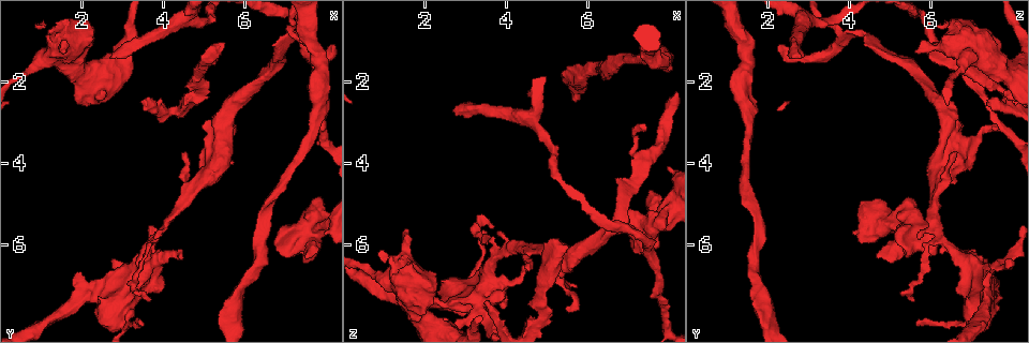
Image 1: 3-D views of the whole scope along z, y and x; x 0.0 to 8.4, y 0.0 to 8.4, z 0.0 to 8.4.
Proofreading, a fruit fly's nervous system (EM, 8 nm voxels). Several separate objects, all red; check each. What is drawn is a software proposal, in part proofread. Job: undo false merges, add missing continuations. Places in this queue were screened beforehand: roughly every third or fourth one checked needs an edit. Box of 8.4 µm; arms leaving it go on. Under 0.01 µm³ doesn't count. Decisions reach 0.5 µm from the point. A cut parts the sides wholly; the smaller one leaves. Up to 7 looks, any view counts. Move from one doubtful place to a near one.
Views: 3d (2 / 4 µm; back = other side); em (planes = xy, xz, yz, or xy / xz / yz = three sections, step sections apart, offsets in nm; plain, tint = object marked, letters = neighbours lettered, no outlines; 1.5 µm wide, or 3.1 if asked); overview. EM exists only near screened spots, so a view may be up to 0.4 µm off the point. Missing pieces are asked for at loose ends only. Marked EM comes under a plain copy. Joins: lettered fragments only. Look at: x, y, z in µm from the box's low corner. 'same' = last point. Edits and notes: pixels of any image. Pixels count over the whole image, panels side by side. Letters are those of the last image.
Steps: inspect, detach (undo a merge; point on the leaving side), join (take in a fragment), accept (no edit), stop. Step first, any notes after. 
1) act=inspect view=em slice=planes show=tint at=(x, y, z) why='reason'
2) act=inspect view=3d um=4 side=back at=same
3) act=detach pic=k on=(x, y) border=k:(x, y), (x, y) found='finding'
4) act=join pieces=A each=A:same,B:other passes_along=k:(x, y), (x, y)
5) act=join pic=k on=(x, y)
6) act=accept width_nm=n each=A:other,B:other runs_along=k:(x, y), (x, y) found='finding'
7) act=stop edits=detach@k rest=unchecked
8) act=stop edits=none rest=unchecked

act=inspect view=em slice=xy step=8 show=letters at=(3.50, 7.95, 5.60) why='free end'

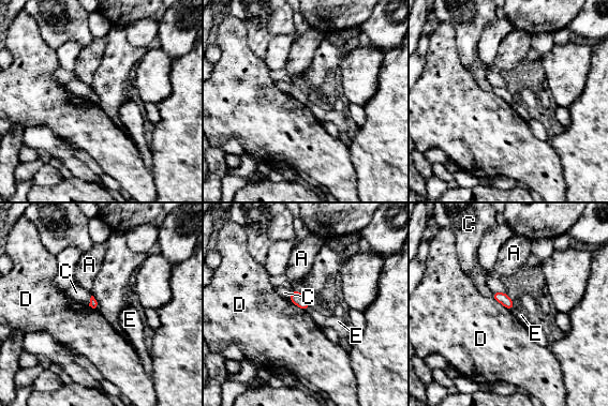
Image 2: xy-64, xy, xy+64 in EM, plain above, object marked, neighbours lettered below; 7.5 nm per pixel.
act=accept each=A:other,C:other,D:other,E:other border=2:(491, 297), (510, 311) found='none of them fits'

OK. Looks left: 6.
act=inspect view=3d um=4 at=(3.30, 6.50, 7.50) why='sudden change in width'

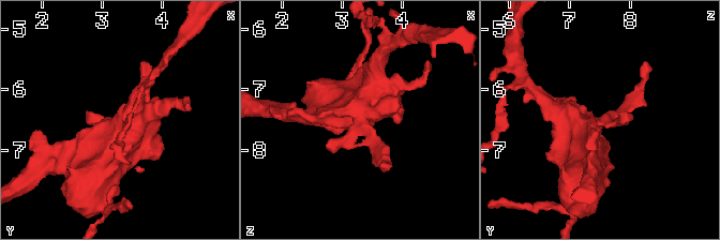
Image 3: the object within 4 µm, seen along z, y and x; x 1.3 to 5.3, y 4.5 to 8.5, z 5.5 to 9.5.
act=inspect view=em slice=planes show=tint at=(3.30, 6.55, 7.50) why='need the tissue'

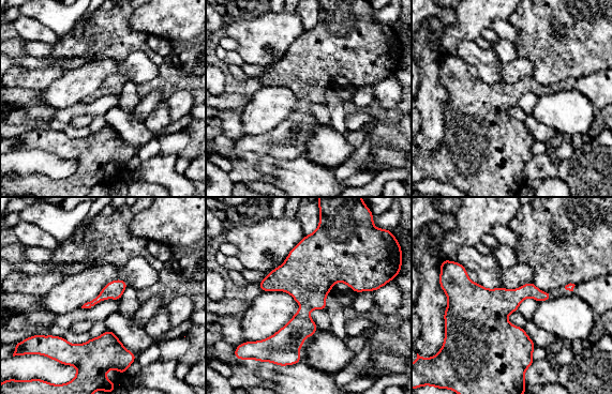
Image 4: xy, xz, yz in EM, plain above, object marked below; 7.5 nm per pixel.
act=inspect view=em slice=planes show=letters at=same why='what lies round it'

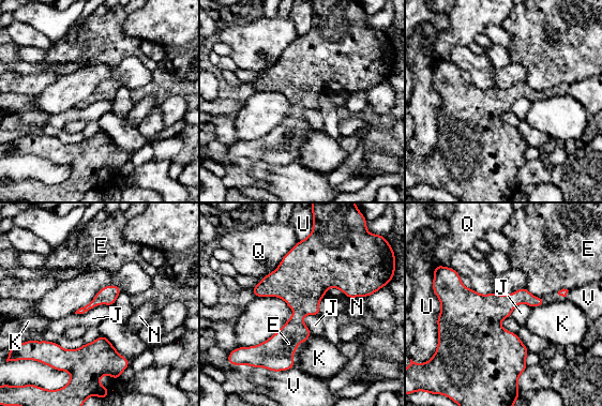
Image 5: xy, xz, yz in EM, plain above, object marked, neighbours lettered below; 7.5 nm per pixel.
act=accept longest_contact=Q:400nm each=E:other,J:other,K:other,N:other,Q:other,U:other,V:other border=5:(113, 305), (74, 313) found='all the same neuron'

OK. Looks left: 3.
act=inspect view=em slice=xz step=4 show=letters at=(5.50, 3.10, 7.55) why='free end'

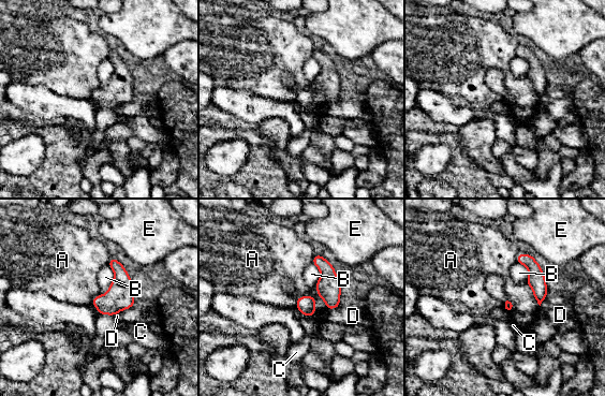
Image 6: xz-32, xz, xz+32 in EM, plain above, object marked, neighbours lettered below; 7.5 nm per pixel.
act=accept each=A:other,B:other,C:other,D:other,E:other border=6:(108, 264), (114, 279), (100, 295) found='no lettered fragment goes on from it'

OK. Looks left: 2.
act=stop edits=none rest=unchecked

